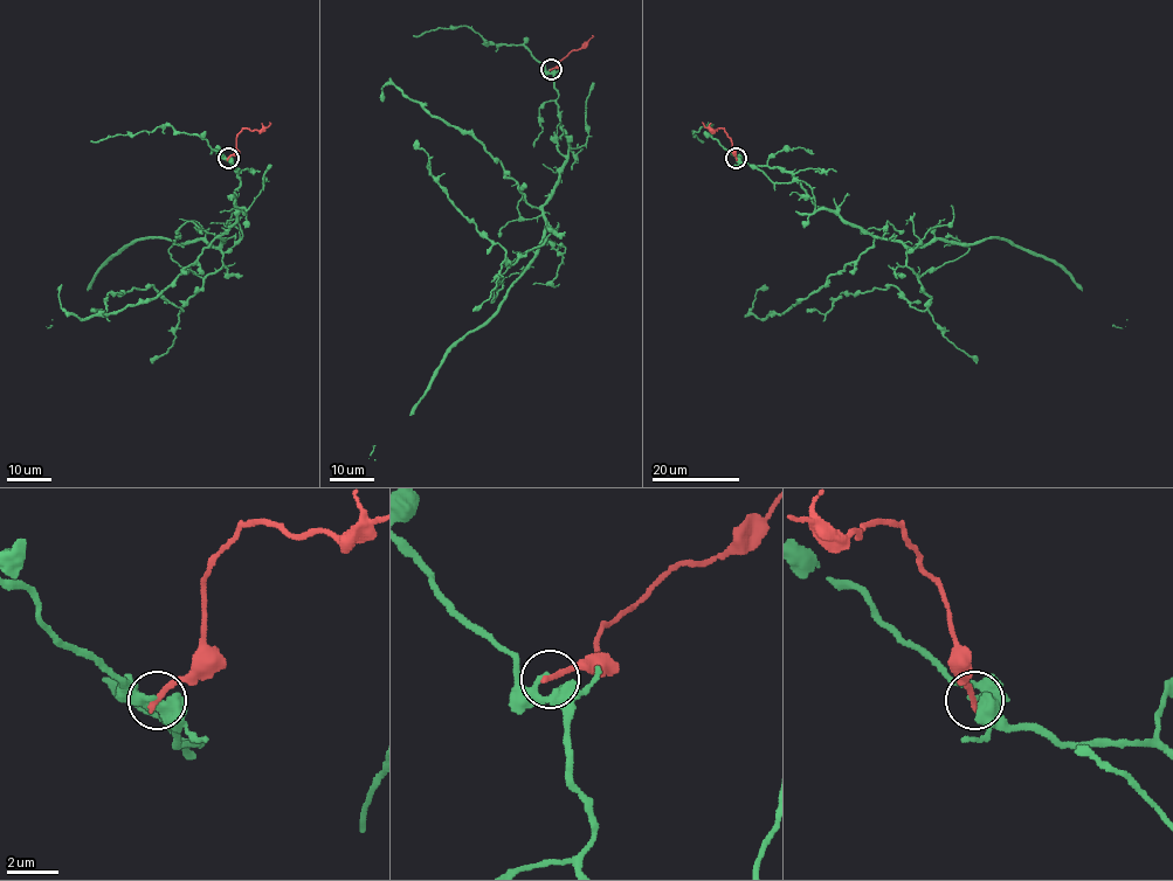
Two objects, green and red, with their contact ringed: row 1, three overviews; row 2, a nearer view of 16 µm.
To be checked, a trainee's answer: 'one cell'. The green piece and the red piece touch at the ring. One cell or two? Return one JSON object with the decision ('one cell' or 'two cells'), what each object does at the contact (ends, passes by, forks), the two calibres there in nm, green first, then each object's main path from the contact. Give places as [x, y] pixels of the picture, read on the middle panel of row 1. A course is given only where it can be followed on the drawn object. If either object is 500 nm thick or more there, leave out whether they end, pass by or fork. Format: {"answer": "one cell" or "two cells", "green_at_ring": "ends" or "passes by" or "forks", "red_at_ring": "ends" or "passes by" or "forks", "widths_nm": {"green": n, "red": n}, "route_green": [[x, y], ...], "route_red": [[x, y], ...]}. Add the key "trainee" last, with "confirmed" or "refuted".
{"answer": "two cells", "green_at_ring": "ends", "red_at_ring": "ends", "widths_nm": {"green": 240, "red": 260}, "route_green": [[551, 70], [566, 164], [543, 207], [539, 249], [368, 458]], "route_red": [[551, 70], [592, 35]], "trainee": "refuted"}

